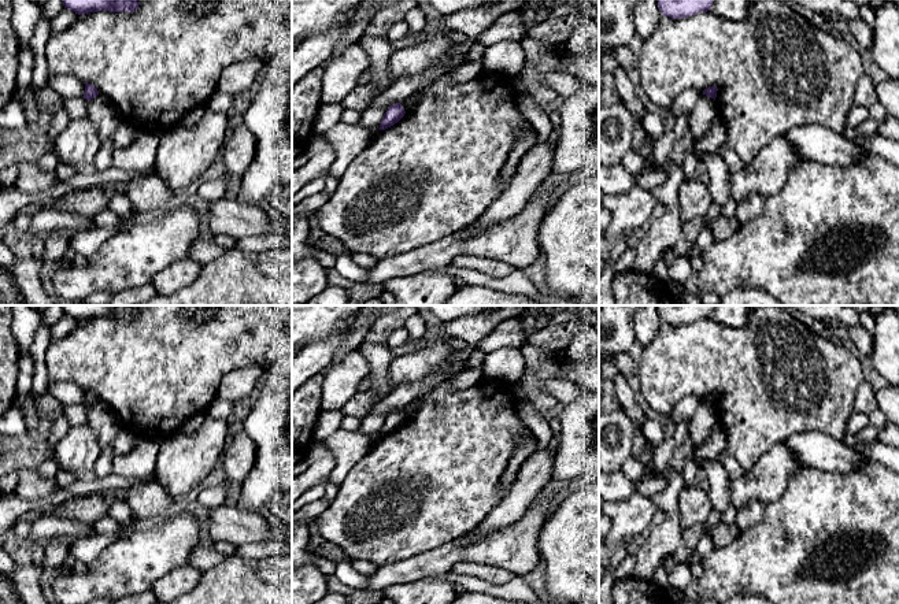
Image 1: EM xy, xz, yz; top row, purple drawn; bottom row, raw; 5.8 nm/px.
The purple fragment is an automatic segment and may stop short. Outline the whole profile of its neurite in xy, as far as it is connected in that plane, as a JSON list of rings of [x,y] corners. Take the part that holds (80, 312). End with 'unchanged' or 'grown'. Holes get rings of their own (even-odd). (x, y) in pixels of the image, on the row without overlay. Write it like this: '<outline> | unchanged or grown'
[[[62,305],[64,315],[78,322],[110,318],[110,319],[134,319],[140,308],[130,305]]] | unchanged

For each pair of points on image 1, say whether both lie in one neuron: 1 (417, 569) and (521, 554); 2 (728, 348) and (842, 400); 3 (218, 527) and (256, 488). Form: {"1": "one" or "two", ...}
{"1": "one", "2": "one", "3": "two"}

